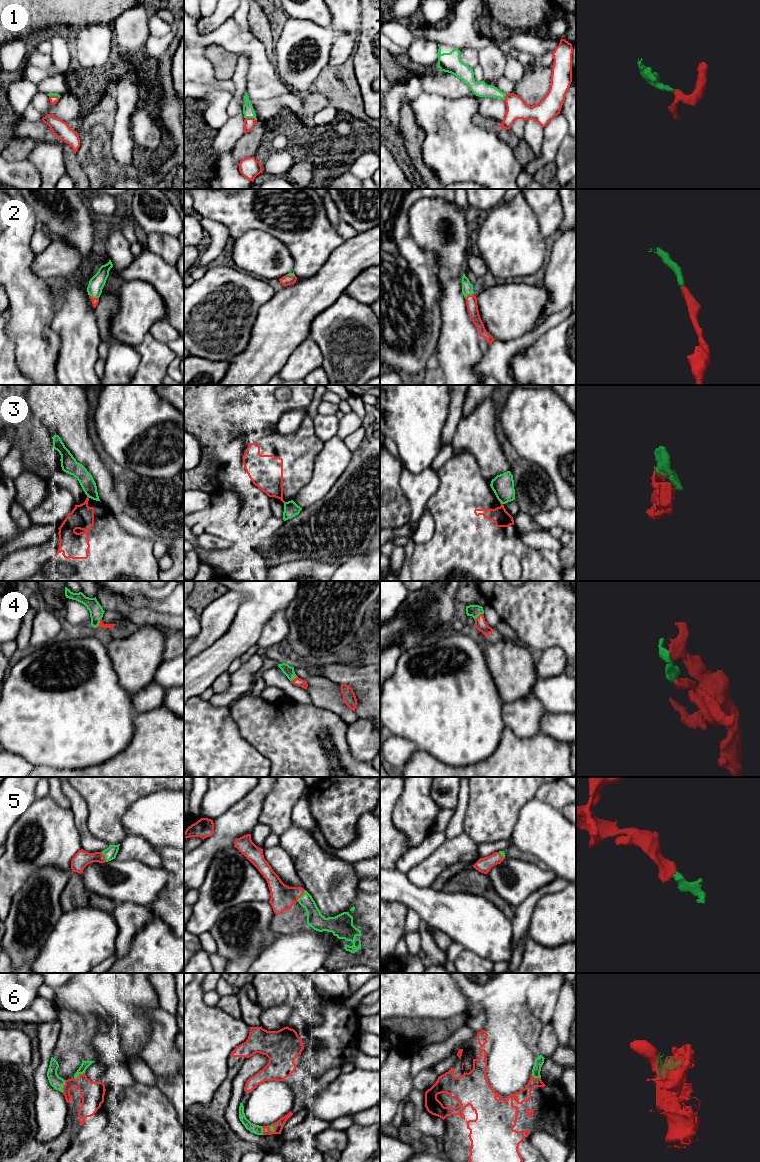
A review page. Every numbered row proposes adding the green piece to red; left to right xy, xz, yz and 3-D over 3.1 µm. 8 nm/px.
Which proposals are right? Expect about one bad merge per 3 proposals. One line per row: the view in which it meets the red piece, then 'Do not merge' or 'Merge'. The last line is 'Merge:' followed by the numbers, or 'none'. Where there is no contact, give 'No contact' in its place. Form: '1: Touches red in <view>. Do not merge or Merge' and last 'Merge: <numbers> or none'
1: Touches red in xz. Merge
2: Touches red in xy. Merge
3: Touches red in yz. Do not merge
4: Touches red in xy. Merge
5: Touches red in xz. Merge
6: Touches red in xy. Merge
Merge: 1, 2, 4, 5, 6

